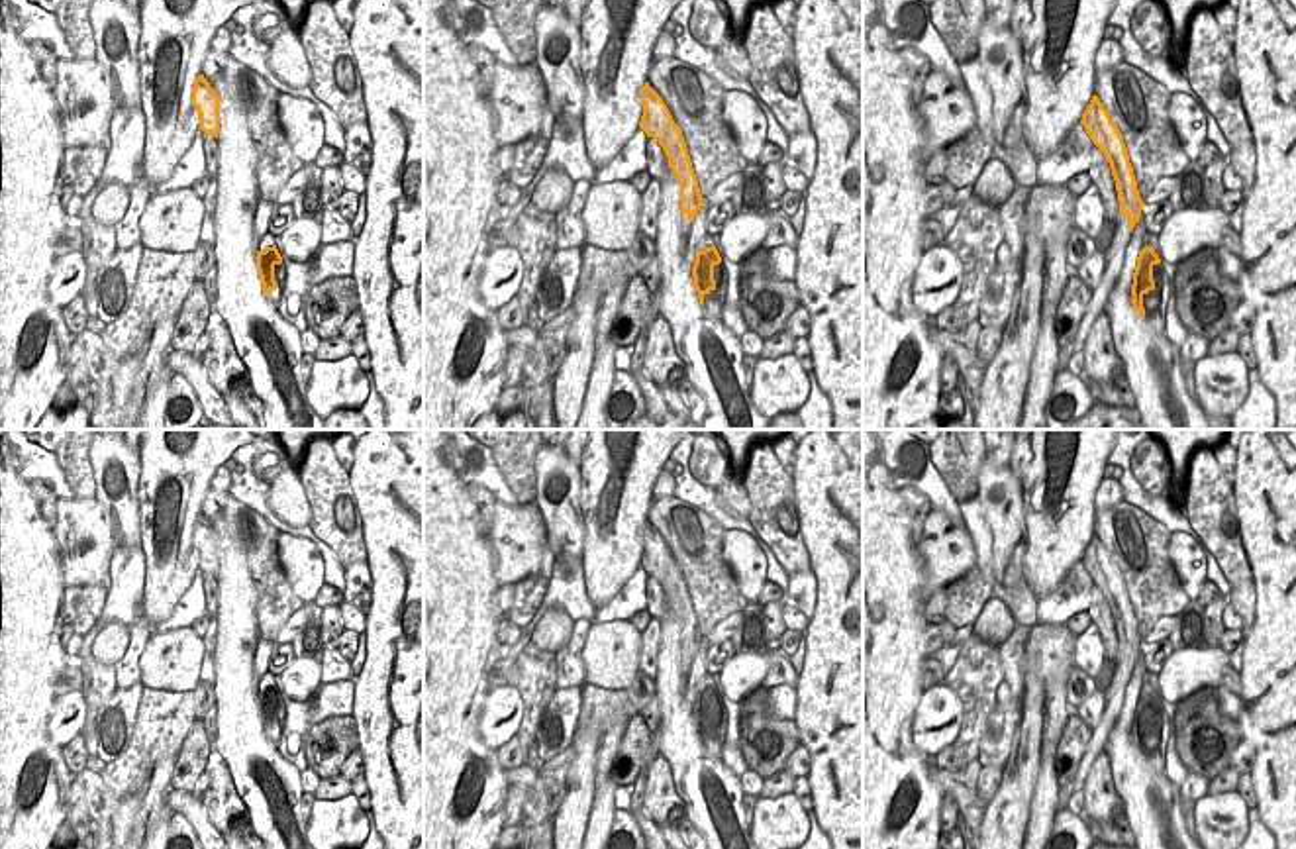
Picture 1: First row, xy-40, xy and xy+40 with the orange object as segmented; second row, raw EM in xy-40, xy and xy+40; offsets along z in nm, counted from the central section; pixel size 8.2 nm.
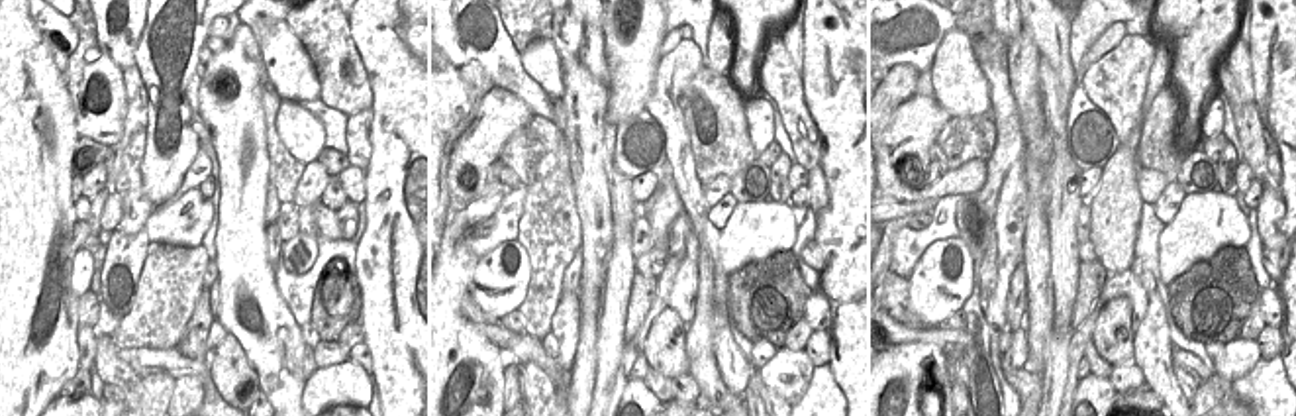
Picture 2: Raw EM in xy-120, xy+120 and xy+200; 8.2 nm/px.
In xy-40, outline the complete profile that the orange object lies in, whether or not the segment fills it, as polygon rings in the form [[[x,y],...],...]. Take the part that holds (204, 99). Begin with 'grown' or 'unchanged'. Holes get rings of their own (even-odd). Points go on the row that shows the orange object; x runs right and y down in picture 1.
unchanged; [[[204,75],[194,78],[192,86],[192,106],[200,114],[200,127],[204,133],[218,137],[220,133],[220,96],[204,78]]]

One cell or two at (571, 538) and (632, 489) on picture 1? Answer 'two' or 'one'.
two

